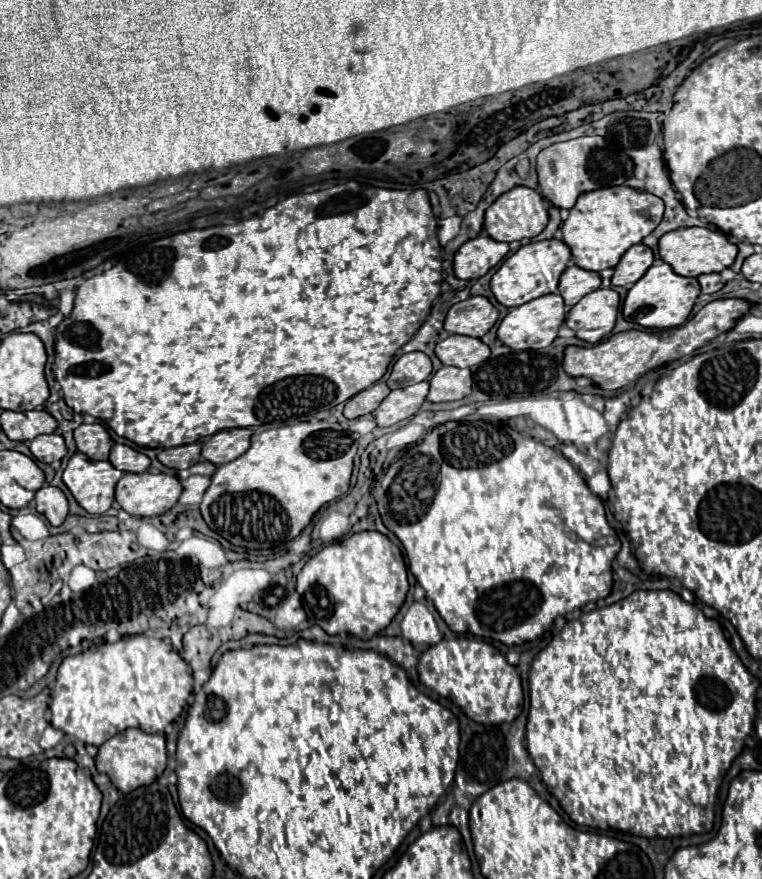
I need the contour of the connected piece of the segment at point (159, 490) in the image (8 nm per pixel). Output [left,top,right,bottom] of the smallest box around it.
[116,473,182,517]

